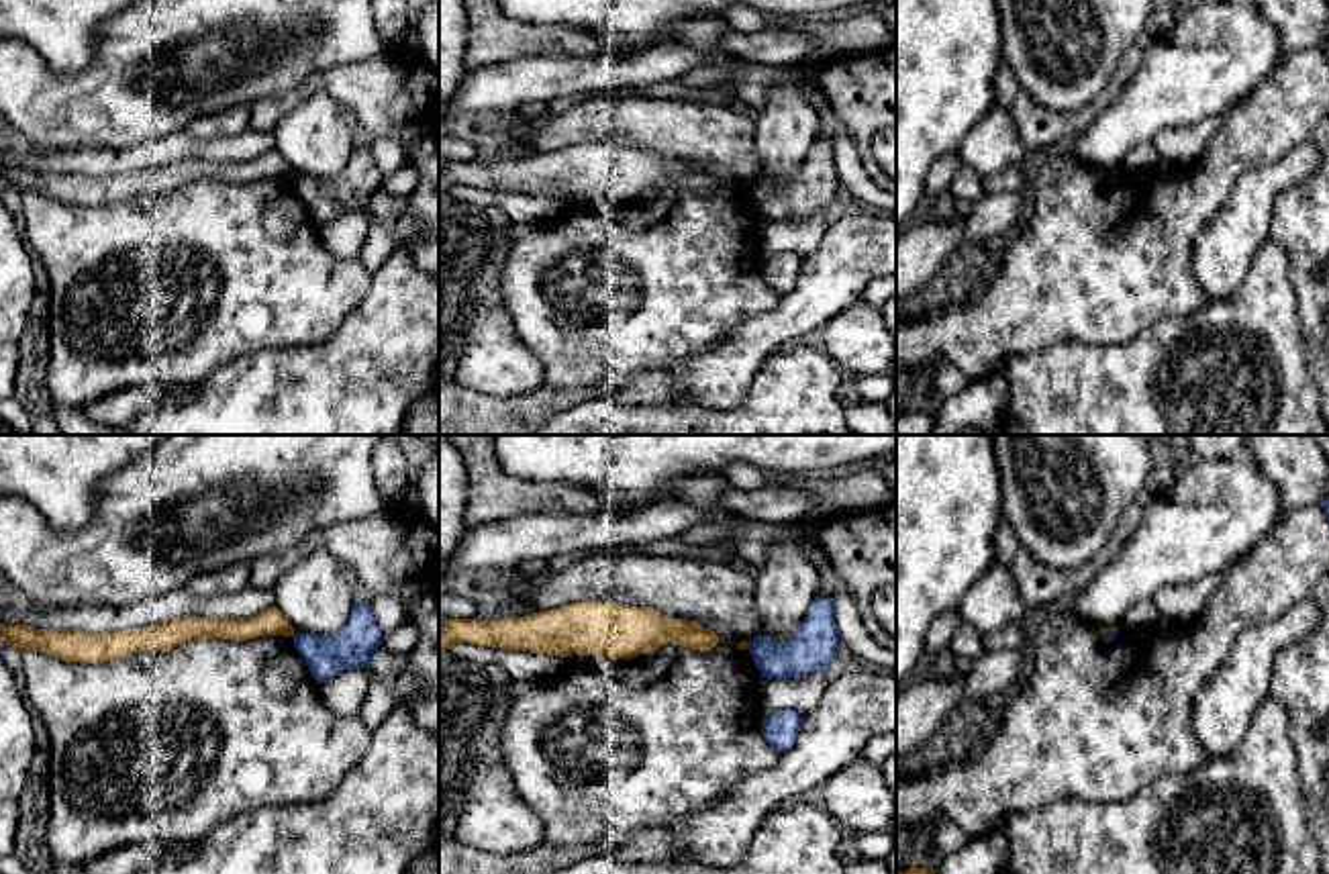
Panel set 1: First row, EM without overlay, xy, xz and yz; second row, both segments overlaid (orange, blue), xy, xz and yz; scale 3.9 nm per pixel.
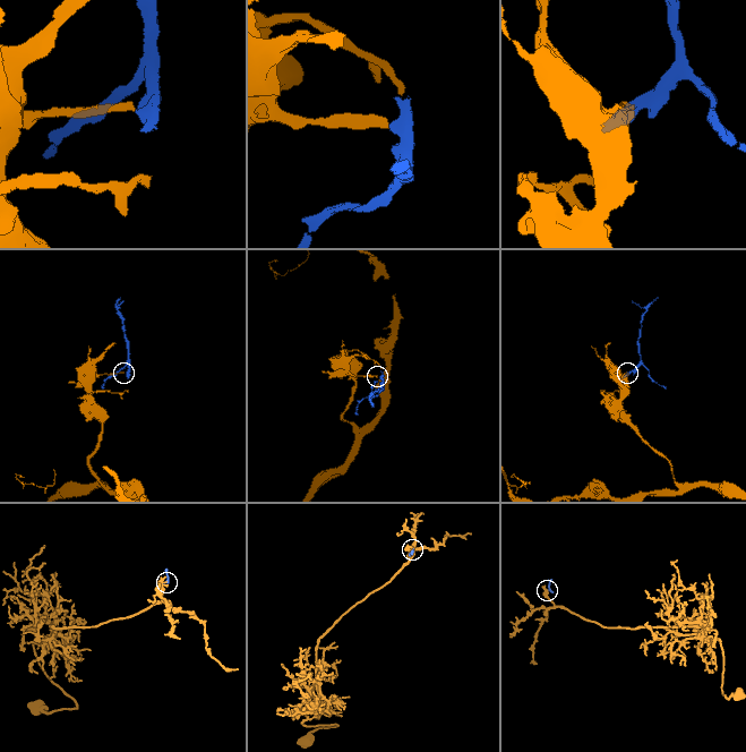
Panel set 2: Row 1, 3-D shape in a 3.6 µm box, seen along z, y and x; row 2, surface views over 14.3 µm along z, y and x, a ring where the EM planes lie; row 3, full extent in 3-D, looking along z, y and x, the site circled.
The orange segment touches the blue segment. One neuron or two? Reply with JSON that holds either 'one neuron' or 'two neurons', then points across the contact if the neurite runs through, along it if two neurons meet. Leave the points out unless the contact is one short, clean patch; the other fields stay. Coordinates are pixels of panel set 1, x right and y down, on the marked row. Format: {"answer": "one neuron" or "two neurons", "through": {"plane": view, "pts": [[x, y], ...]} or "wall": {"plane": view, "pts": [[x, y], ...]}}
{"answer": "two neurons", "wall": {"plane": "yz", "pts": [[1117, 629], [1103, 636]]}}

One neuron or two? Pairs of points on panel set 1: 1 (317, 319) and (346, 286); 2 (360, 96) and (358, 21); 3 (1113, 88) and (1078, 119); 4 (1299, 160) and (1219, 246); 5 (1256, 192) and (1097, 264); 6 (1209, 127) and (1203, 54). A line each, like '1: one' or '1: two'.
1: one
2: two
3: one
4: one
5: two
6: two

